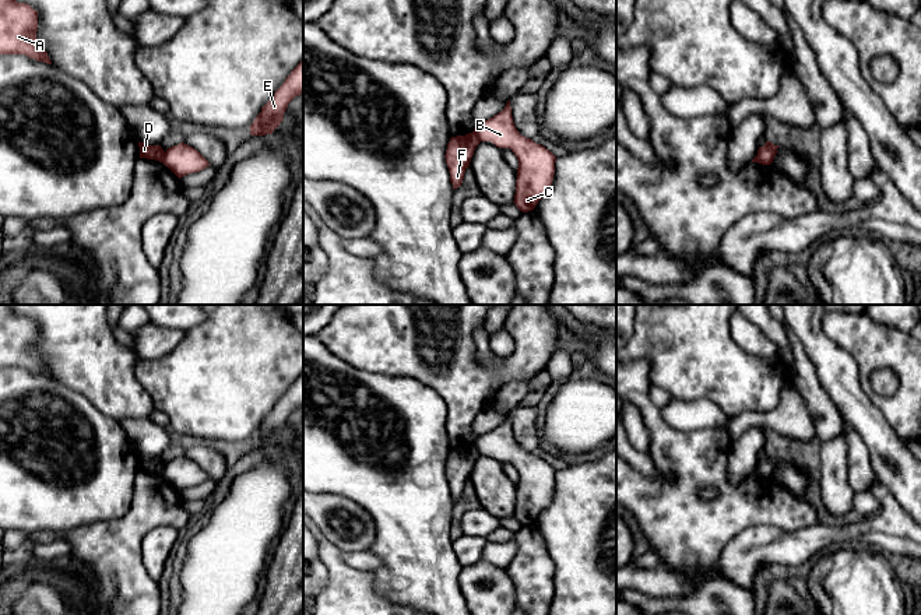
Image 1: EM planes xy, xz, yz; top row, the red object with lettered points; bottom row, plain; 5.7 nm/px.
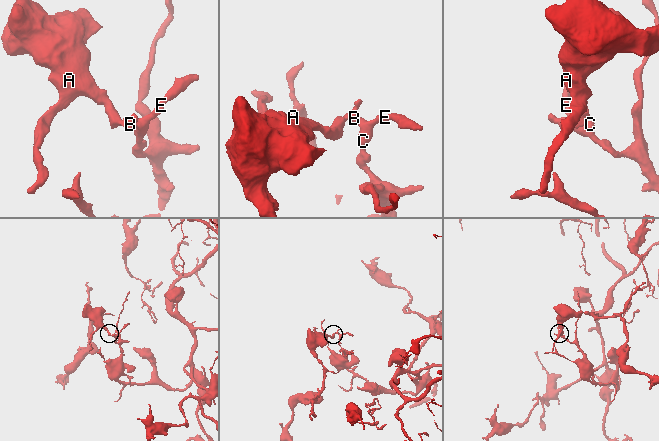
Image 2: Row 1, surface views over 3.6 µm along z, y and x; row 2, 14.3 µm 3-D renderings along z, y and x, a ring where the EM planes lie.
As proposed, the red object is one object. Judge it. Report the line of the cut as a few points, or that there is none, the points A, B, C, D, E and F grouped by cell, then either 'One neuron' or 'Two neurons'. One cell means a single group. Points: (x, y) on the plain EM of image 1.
Split along xy (165, 466), (161, 474). Groups: A D F / B C E. Two neurons

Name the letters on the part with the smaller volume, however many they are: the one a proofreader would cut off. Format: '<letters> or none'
A, D, F

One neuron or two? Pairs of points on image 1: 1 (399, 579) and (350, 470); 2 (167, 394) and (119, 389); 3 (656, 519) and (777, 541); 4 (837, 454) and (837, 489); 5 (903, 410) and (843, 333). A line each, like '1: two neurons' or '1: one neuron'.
1: one neuron
2: two neurons
3: two neurons
4: one neuron
5: one neuron

